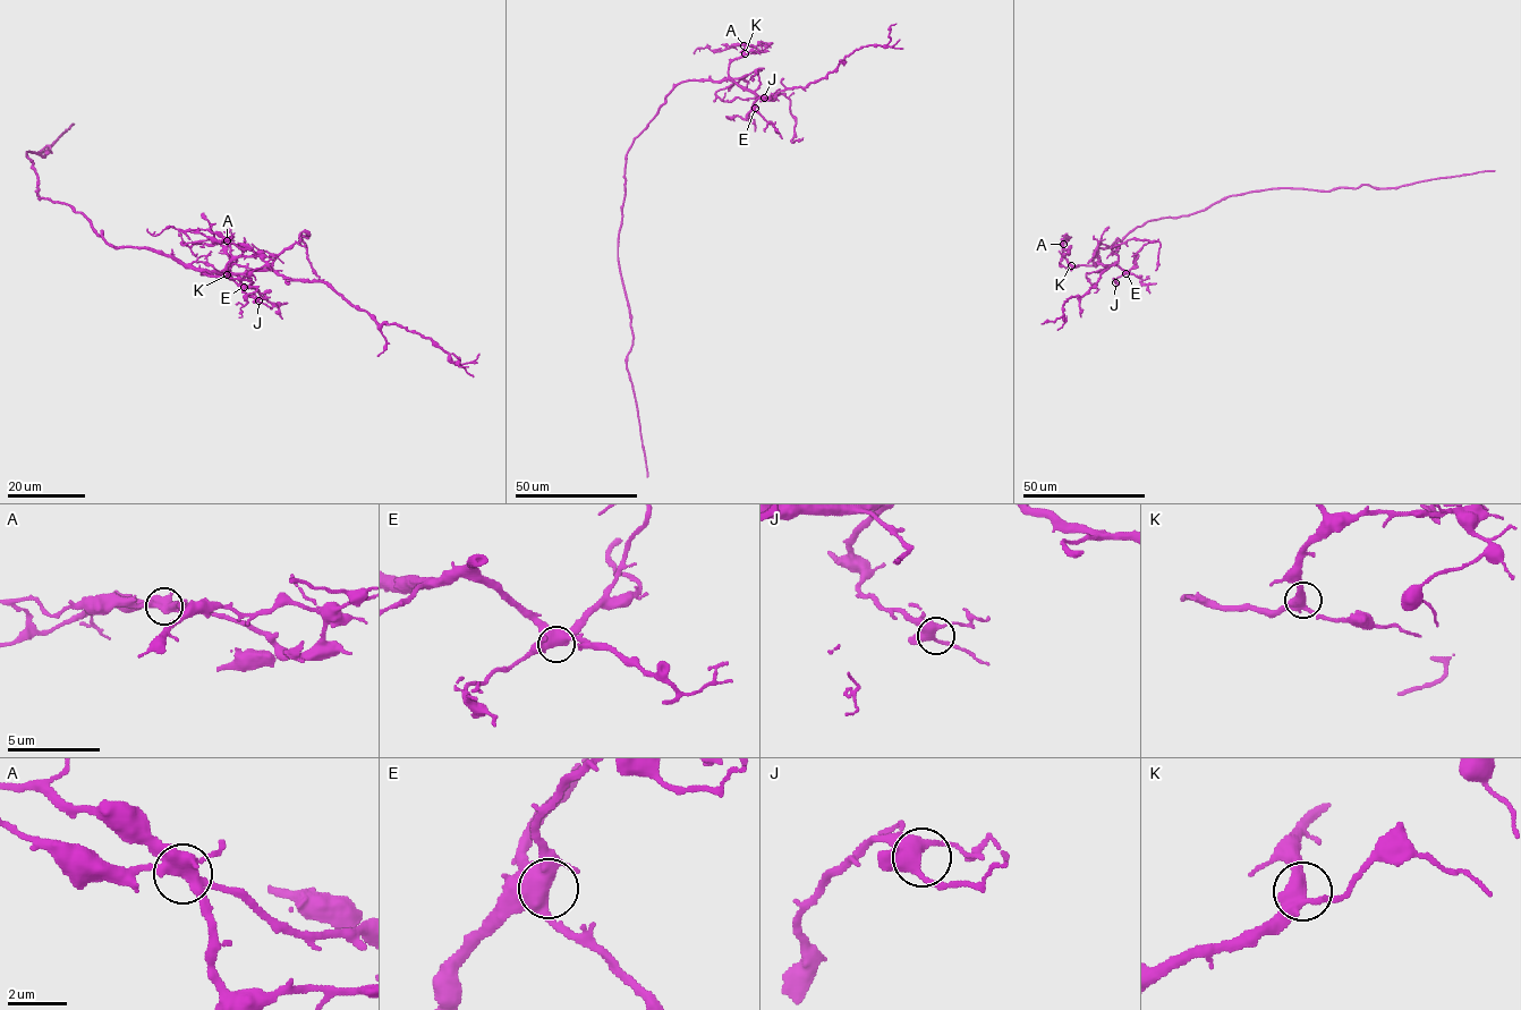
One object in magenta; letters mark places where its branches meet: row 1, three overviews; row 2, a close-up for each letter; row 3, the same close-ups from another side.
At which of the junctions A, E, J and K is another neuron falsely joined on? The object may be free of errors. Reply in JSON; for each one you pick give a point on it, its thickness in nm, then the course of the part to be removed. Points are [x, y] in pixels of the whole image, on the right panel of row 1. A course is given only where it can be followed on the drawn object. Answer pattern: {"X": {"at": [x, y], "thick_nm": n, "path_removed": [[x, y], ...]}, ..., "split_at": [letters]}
{"A": {"at": [1063, 244], "thick_nm": 400, "path_removed": [[1062, 244], [1069, 251], [1060, 263], [1067, 269]]}, "split_at": ["A"]}

